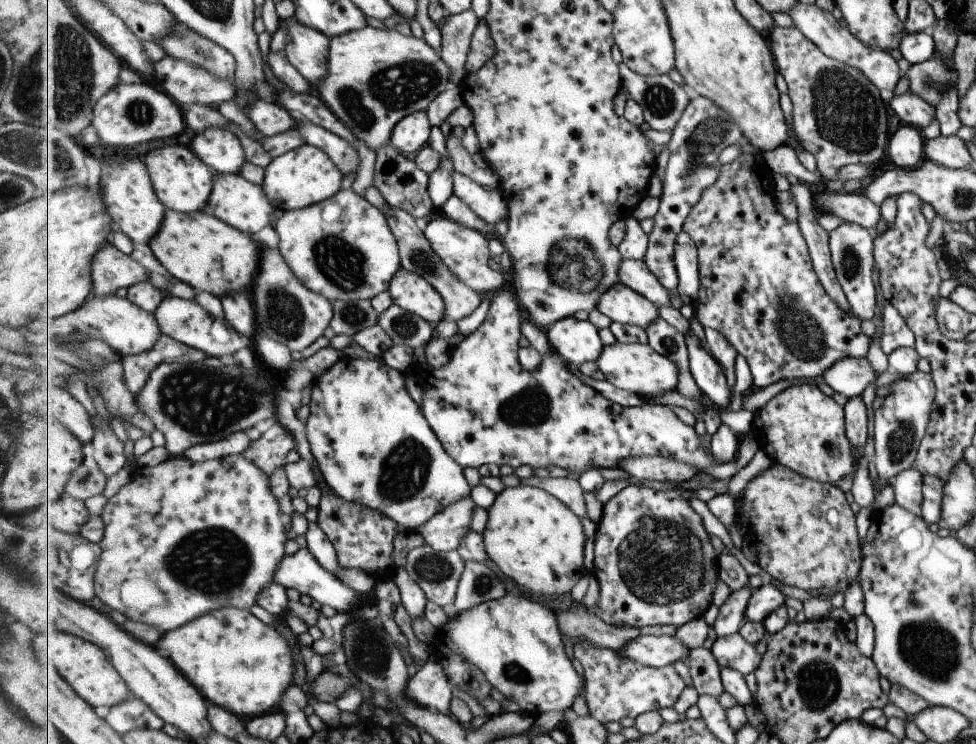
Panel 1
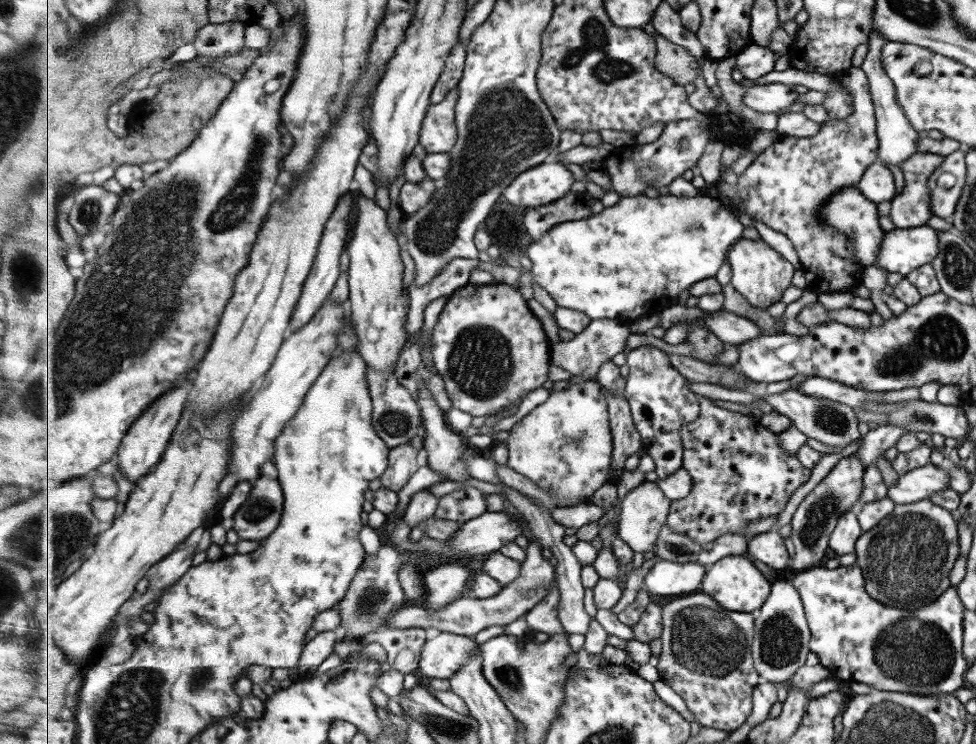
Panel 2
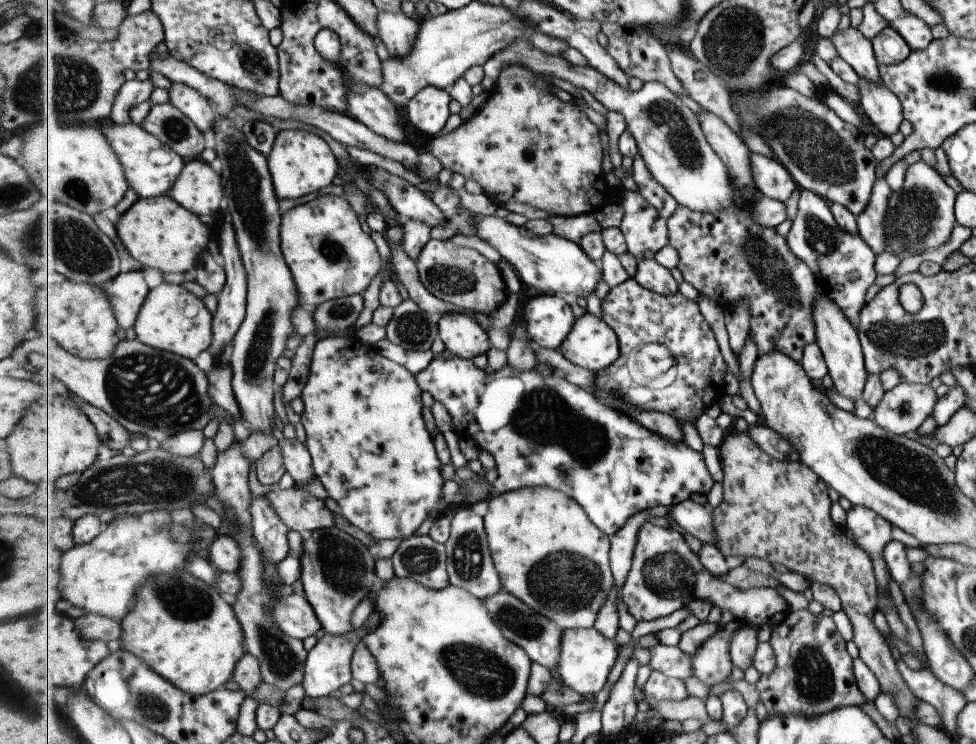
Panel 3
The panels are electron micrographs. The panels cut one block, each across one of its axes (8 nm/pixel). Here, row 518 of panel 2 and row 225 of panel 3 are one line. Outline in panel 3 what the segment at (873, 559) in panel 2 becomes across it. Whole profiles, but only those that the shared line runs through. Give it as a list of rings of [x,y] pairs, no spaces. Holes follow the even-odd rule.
[[[919,160],[911,163],[904,172],[904,179],[898,194],[890,194],[881,226],[884,228],[884,242],[892,254],[897,257],[903,250],[914,251],[915,254],[924,250],[936,249],[949,240],[951,229],[955,227],[954,198],[956,194],[941,180],[940,176],[928,164]]]

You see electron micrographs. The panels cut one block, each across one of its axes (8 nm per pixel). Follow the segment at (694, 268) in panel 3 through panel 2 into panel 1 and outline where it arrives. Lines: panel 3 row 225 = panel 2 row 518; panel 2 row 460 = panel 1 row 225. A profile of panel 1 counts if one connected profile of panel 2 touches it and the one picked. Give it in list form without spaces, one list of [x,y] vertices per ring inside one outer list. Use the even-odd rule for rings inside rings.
[[[741,153],[734,161],[723,164],[719,178],[715,184],[703,191],[701,200],[693,207],[690,215],[684,224],[687,231],[698,246],[698,261],[700,264],[701,288],[698,292],[698,307],[695,317],[704,327],[711,327],[713,330],[724,334],[727,340],[737,349],[738,354],[742,354],[749,363],[752,370],[753,382],[756,389],[767,388],[775,382],[781,380],[795,380],[795,378],[815,378],[821,376],[833,363],[839,362],[847,357],[864,358],[870,338],[865,336],[859,329],[860,320],[853,316],[851,312],[843,312],[827,293],[823,290],[819,277],[812,267],[811,254],[808,252],[807,241],[801,230],[799,220],[788,219],[782,212],[777,200],[778,188],[772,177],[773,168],[767,164],[767,160],[753,153]]]

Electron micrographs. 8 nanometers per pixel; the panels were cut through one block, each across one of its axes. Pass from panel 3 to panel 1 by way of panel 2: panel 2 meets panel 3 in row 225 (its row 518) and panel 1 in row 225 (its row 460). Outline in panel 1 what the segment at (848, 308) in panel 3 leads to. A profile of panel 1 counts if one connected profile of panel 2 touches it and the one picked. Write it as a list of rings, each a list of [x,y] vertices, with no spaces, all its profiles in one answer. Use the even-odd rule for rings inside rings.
[[[841,222],[828,232],[830,261],[836,272],[836,279],[850,306],[850,312],[860,321],[873,316],[875,286],[871,279],[873,234],[861,225]]]

